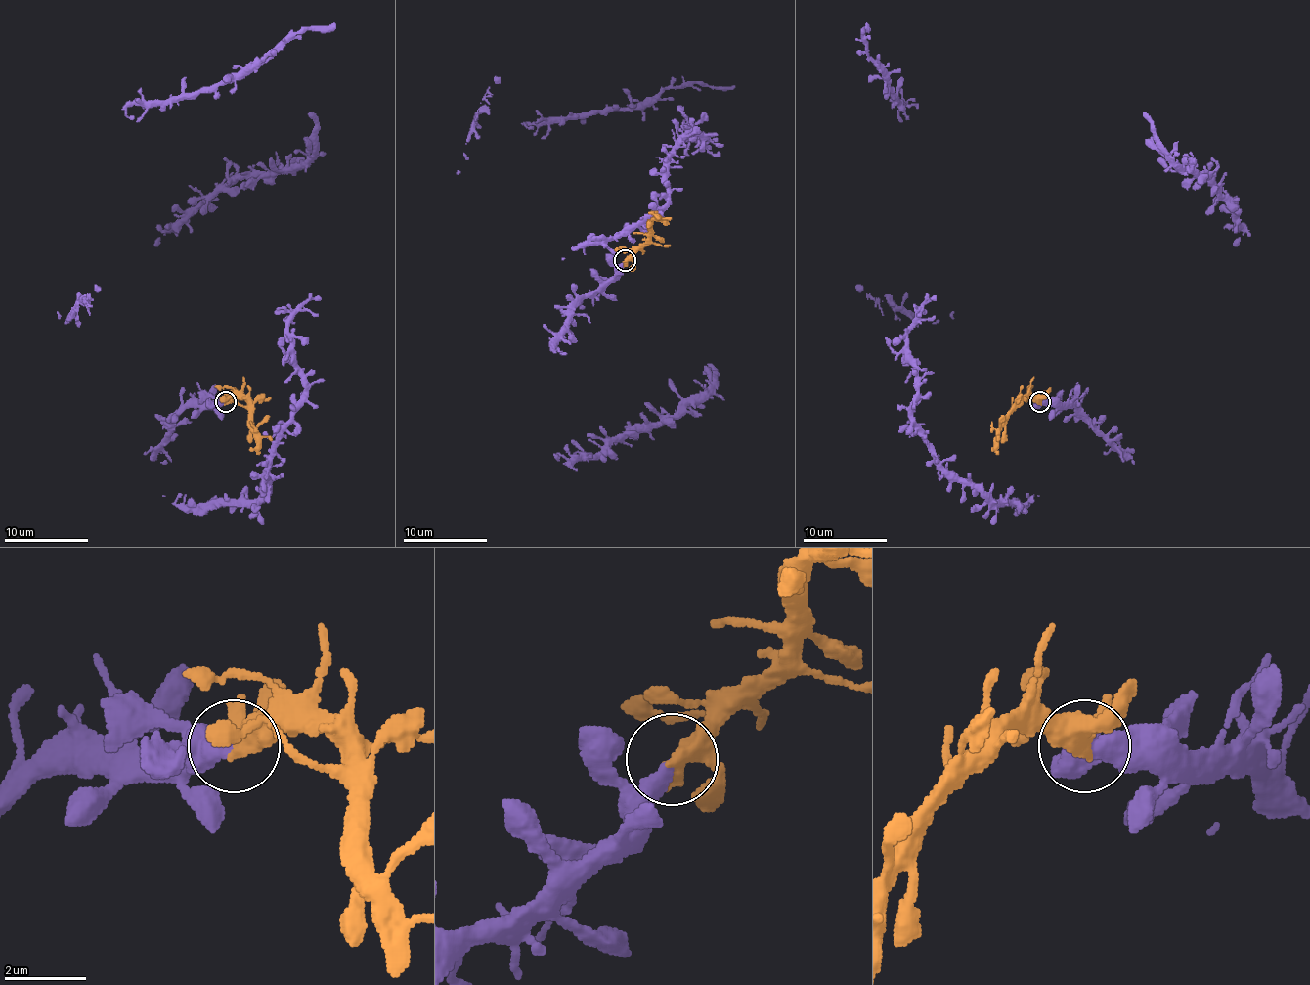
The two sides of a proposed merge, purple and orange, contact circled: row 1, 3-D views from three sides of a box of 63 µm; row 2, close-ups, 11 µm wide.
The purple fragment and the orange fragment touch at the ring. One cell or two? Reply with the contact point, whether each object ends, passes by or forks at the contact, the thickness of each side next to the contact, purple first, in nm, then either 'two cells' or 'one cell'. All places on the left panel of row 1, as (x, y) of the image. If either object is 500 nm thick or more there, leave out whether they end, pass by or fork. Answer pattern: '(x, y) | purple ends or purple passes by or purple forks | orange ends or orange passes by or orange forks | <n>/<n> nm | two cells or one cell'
(225, 401) | purple ends | orange forks | 420/320 nm | one cell

